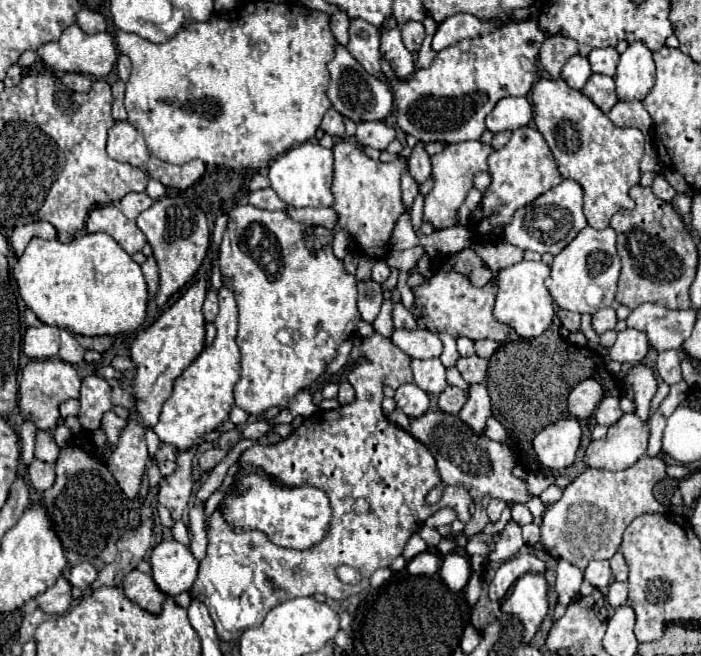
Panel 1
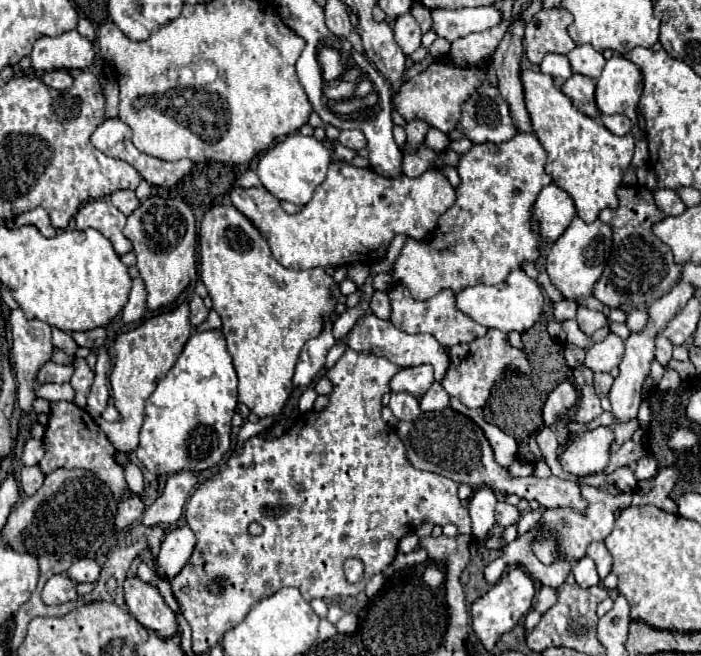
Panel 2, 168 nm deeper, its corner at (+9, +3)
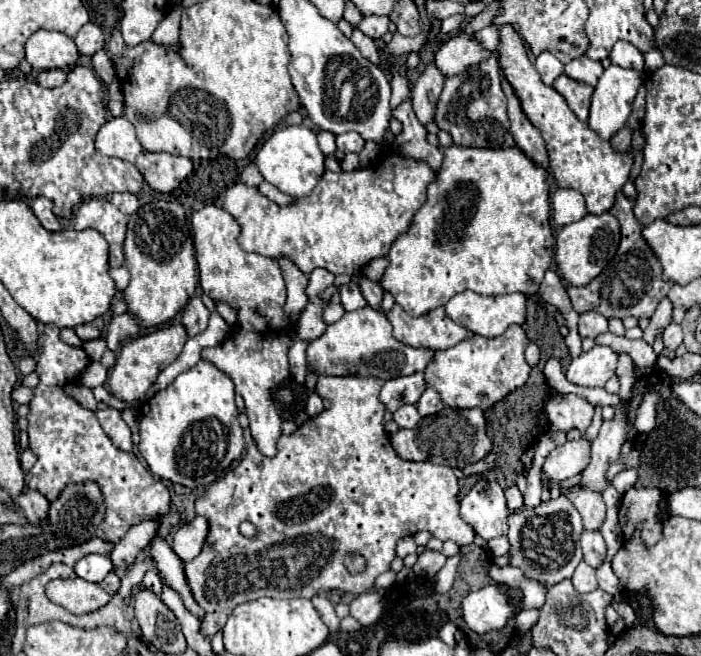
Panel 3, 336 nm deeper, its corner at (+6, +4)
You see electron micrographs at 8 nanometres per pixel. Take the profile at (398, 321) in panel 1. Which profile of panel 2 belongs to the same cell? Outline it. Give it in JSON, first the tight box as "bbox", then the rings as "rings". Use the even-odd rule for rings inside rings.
{"bbox":[370,292,390,320],"rings":[[[374,292],[372,300],[370,300],[370,310],[372,310],[372,314],[376,314],[382,320],[390,318],[390,302],[388,302],[386,292]]]}

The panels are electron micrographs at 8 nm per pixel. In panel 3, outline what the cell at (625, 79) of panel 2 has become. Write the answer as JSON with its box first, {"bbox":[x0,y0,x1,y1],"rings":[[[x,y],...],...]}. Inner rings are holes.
{"bbox":[589,65,643,139],"rings":[[[609,65],[599,77],[599,83],[595,85],[595,93],[591,99],[591,111],[589,111],[589,127],[597,131],[603,139],[611,139],[625,125],[625,119],[631,113],[631,105],[641,83],[643,83],[641,71],[625,69],[619,65]]]}

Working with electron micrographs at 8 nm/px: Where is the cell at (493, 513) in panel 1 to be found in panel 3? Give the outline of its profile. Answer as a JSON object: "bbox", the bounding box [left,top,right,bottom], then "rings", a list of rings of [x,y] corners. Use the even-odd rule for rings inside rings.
{"bbox":[461,477,509,539],"rings":[[[483,477],[461,499],[461,517],[483,539],[505,535],[507,515],[509,511],[505,505],[505,495],[497,481],[489,481]]]}

